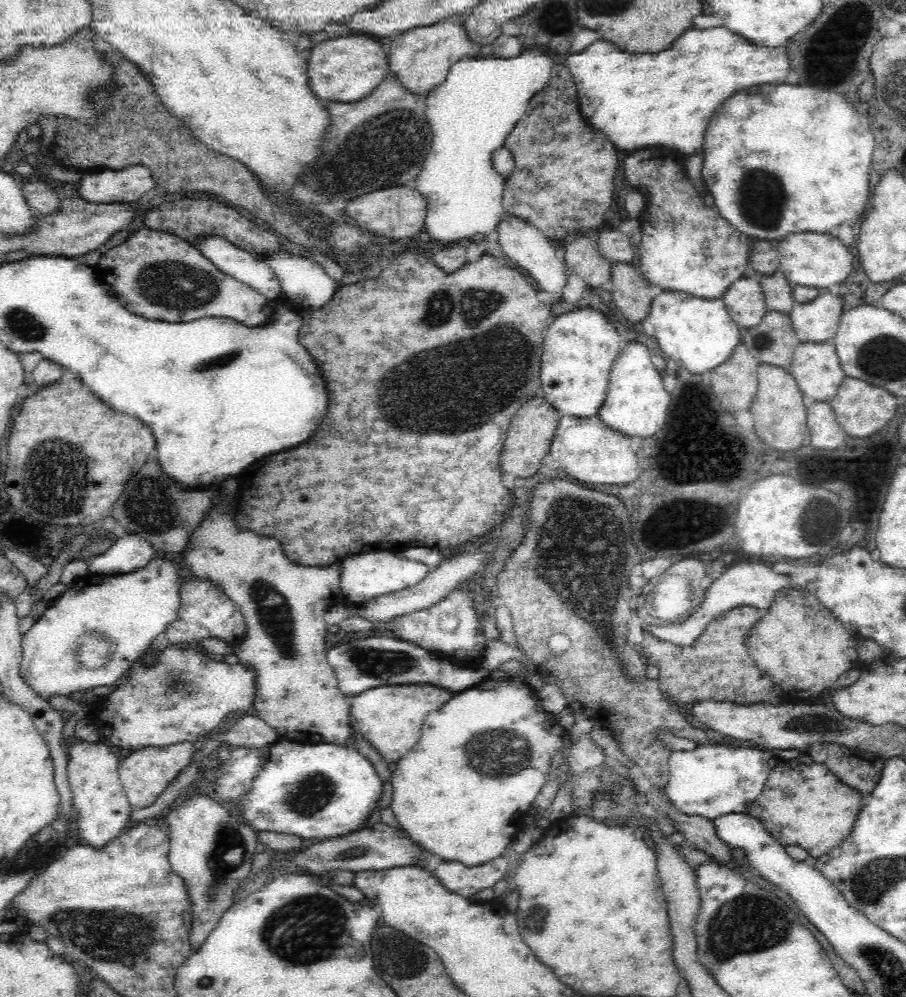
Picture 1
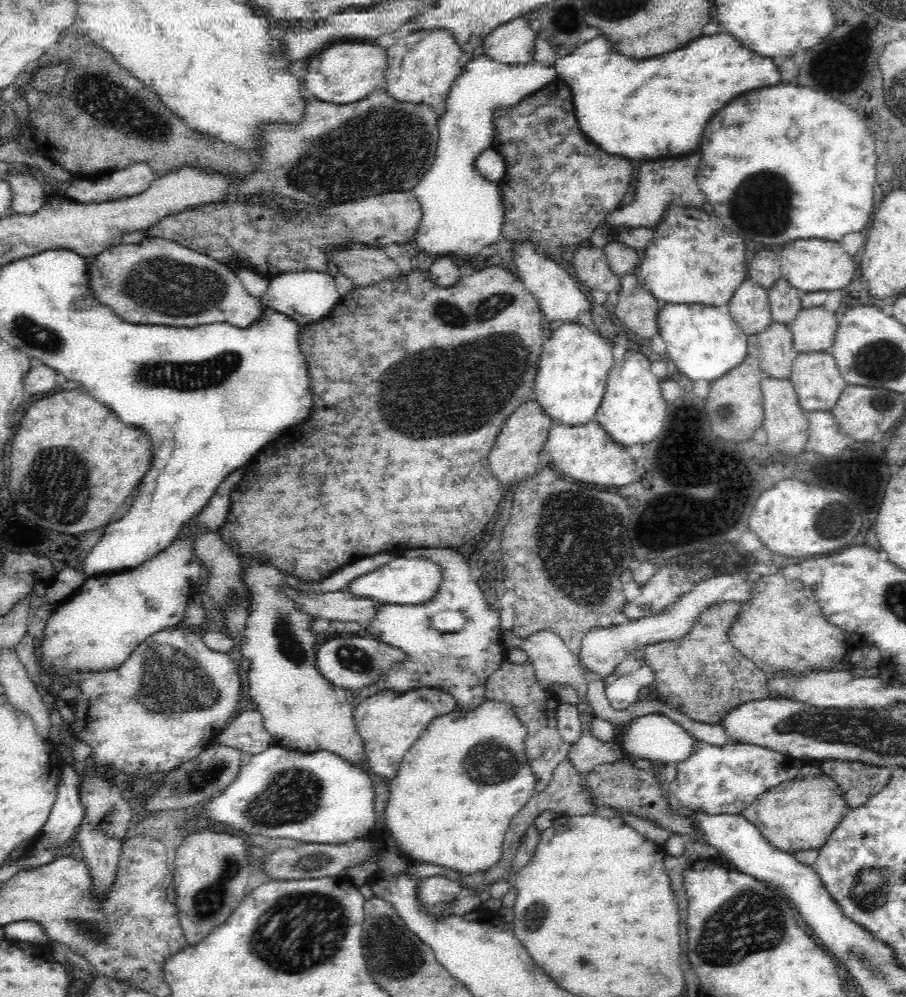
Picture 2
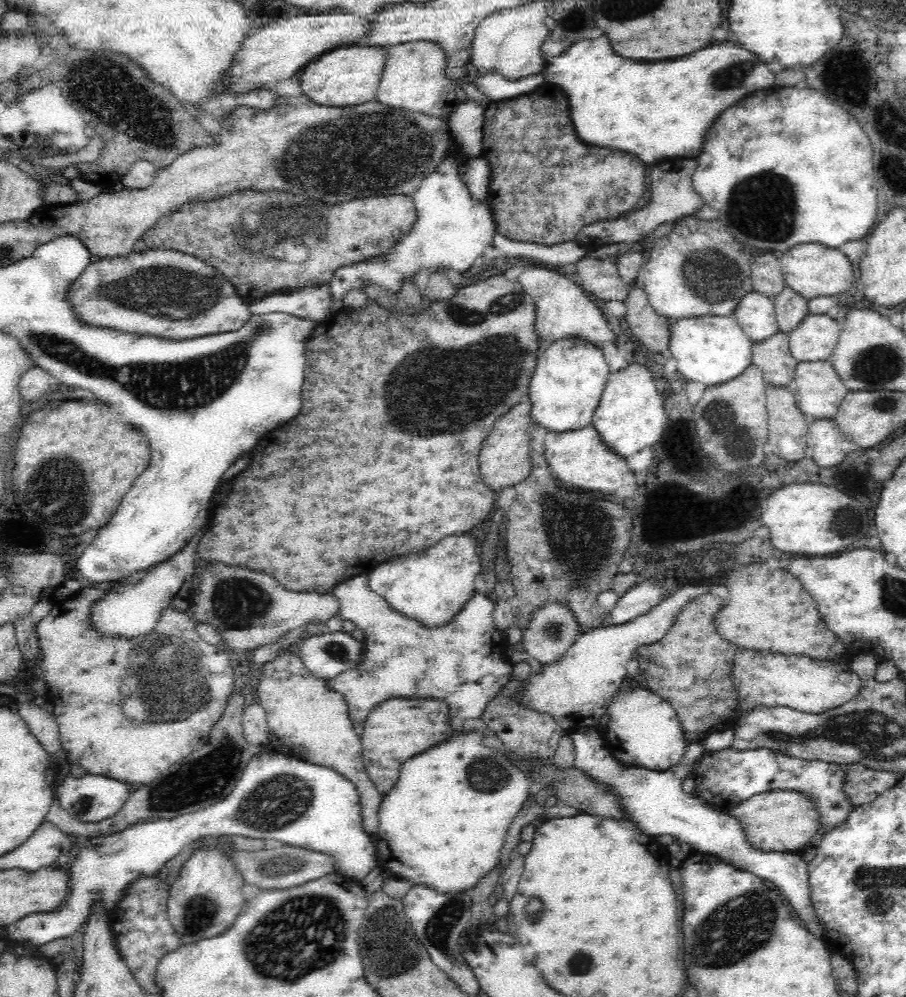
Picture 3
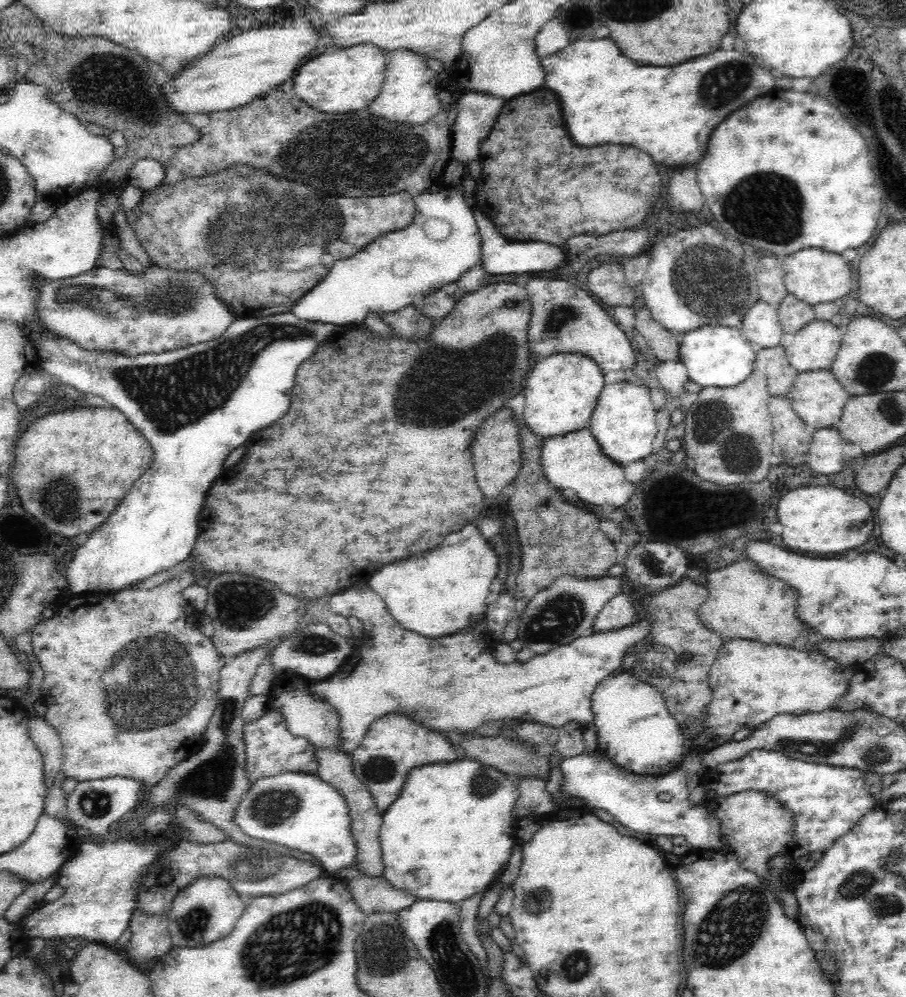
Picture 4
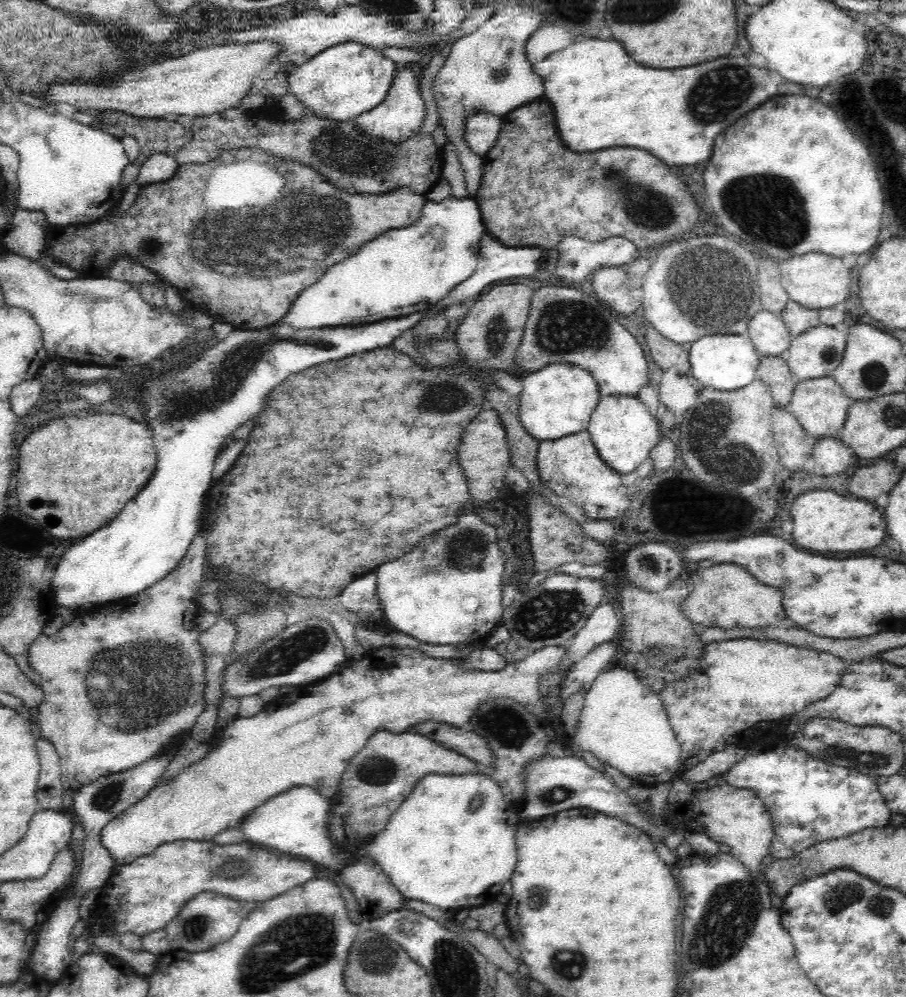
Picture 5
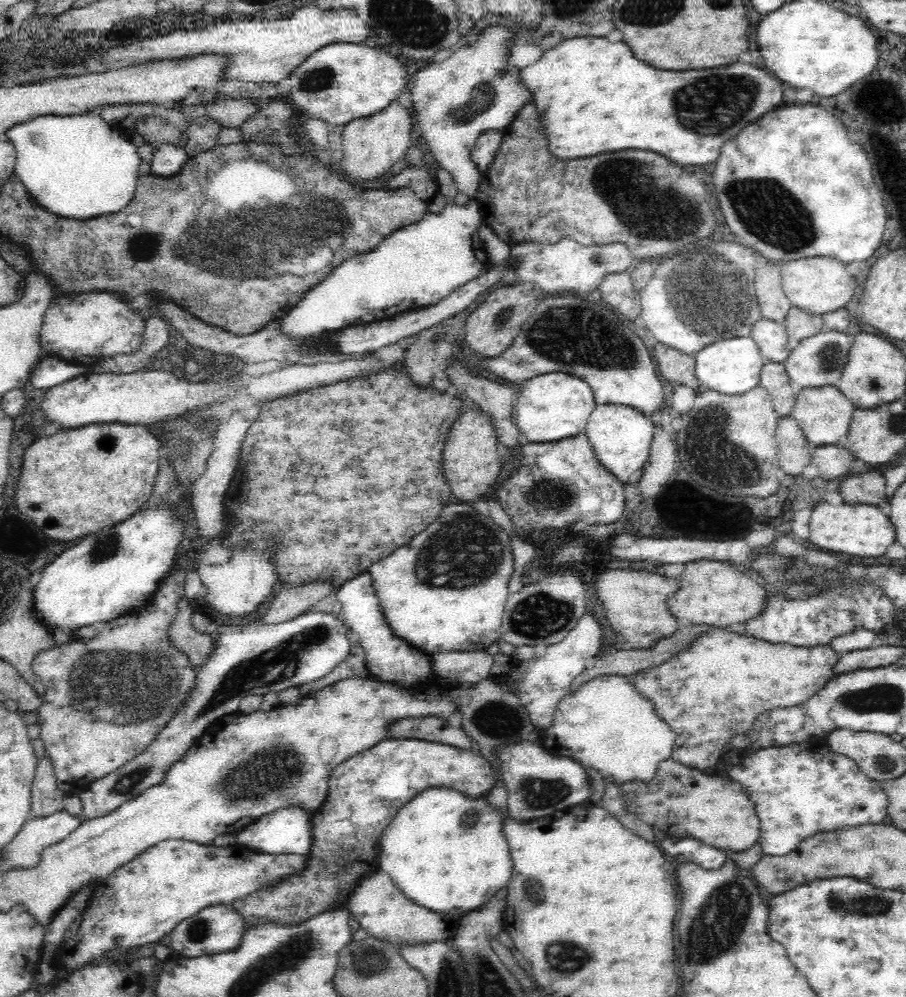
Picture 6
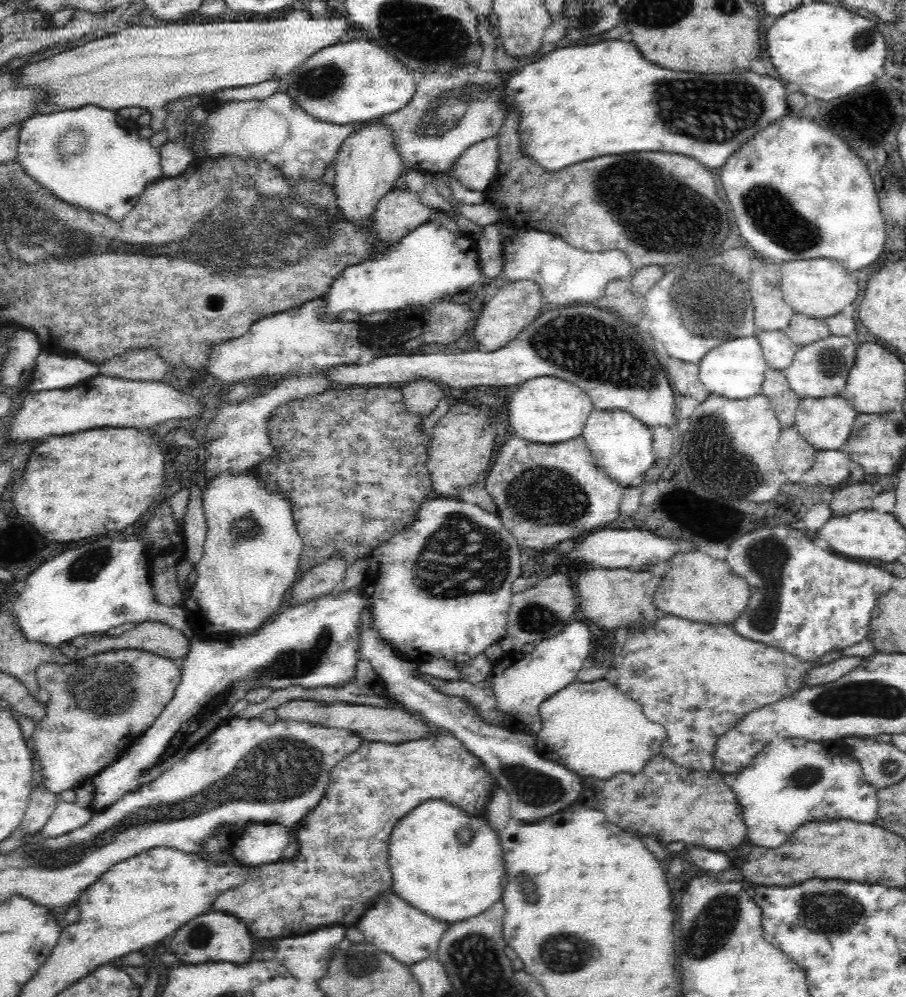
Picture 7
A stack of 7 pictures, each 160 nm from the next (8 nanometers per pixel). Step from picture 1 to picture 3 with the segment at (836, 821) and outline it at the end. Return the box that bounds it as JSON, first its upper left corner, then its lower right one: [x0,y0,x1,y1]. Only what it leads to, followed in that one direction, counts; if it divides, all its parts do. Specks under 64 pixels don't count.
[729,790,819,853]

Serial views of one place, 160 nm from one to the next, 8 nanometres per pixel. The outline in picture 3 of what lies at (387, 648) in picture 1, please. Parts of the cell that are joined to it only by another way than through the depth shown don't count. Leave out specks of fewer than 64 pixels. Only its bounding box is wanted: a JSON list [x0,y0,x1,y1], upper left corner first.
[298,631,363,681]

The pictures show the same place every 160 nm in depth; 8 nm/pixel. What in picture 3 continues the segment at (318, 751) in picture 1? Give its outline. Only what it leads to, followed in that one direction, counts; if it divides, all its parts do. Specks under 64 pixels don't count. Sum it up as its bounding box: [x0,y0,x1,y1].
[5,751,379,948]

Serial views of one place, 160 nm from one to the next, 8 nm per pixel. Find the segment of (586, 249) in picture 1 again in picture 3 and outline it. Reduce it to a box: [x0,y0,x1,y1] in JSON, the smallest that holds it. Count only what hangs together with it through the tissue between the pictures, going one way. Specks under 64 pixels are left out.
[574,256,629,302]

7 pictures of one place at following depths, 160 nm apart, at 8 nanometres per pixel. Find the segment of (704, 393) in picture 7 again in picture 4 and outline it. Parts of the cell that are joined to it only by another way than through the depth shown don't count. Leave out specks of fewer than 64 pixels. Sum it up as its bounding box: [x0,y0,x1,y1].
[634,305,682,362]

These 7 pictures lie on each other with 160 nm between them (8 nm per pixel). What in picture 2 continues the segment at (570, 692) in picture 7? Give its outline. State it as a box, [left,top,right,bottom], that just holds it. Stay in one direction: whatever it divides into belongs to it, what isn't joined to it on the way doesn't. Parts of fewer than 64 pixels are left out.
[623,713,696,765]

